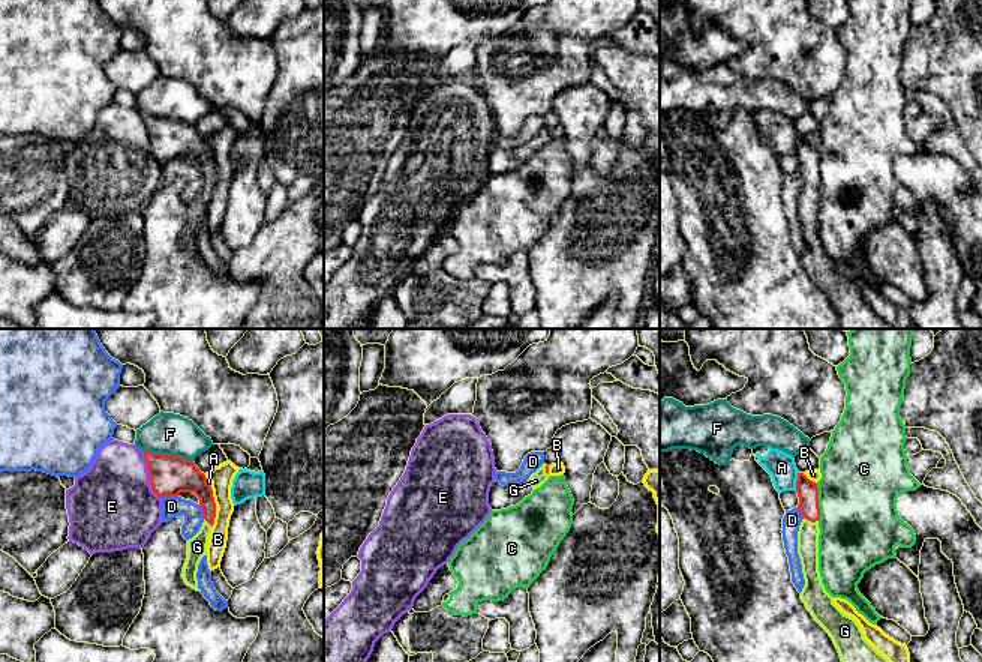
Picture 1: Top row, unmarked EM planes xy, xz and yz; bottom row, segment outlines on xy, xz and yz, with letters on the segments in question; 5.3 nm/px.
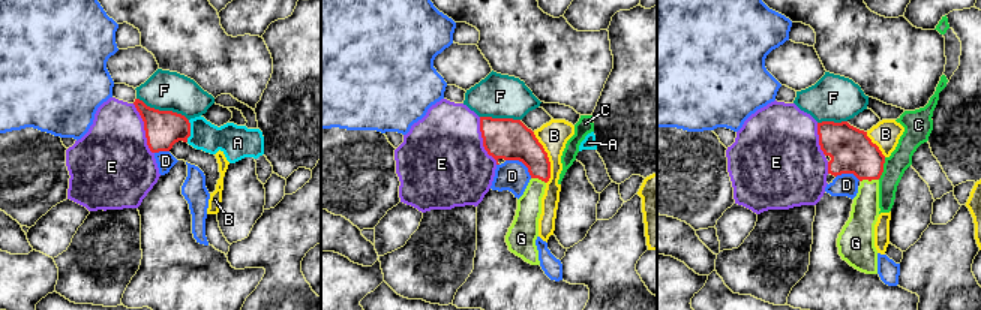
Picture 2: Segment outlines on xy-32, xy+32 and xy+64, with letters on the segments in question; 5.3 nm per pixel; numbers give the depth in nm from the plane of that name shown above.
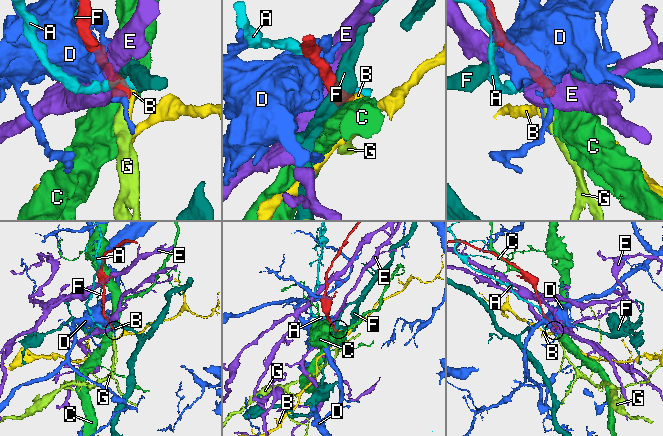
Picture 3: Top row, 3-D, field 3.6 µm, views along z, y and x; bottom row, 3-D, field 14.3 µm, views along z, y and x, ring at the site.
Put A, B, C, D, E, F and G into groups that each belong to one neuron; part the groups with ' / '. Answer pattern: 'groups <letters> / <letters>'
groups A / B / C / D / E / F / G

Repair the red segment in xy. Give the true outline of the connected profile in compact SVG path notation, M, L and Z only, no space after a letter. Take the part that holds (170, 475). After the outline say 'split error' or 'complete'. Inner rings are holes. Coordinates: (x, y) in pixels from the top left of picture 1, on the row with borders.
M144 452L144 458L151 491L159 498L178 497L180 492L193 492L199 498L204 522L199 531L187 540L187 558L181 576L186 585L201 591L196 572L201 558L207 555L208 537L216 518L213 489L193 461L151 452Z; split error

